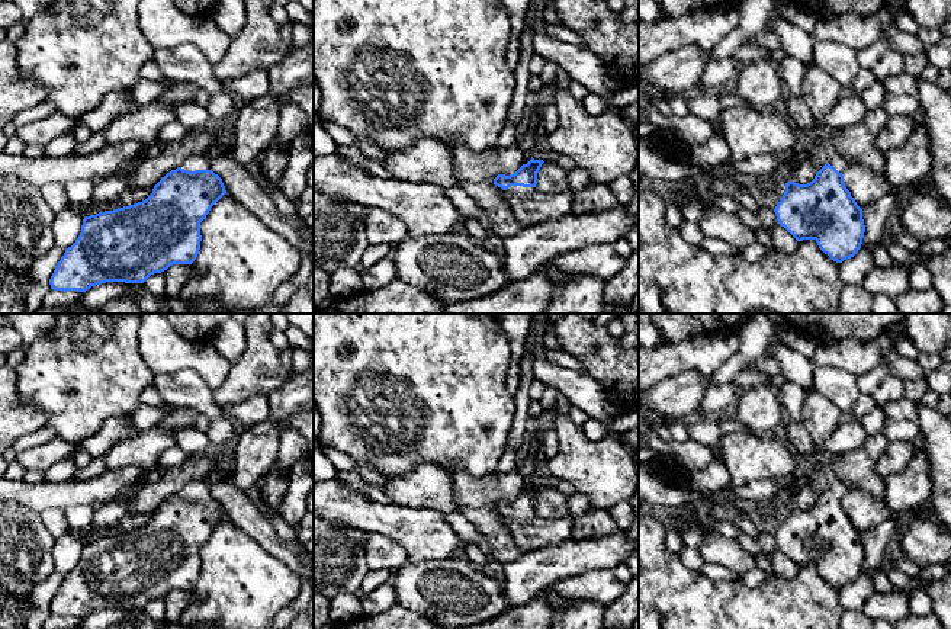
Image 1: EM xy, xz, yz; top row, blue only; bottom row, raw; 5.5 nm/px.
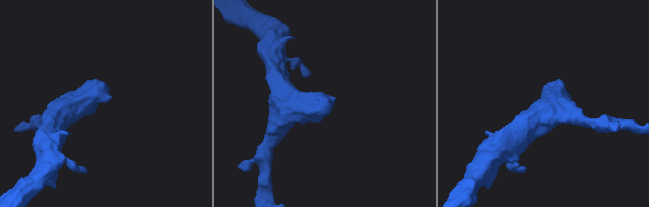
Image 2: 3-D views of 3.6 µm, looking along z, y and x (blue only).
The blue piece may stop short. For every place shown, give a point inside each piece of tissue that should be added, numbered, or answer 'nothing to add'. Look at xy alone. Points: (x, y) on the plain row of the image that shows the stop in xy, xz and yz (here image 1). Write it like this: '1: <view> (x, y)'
1: xy (199, 487)

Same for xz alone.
1: xz (514, 514)

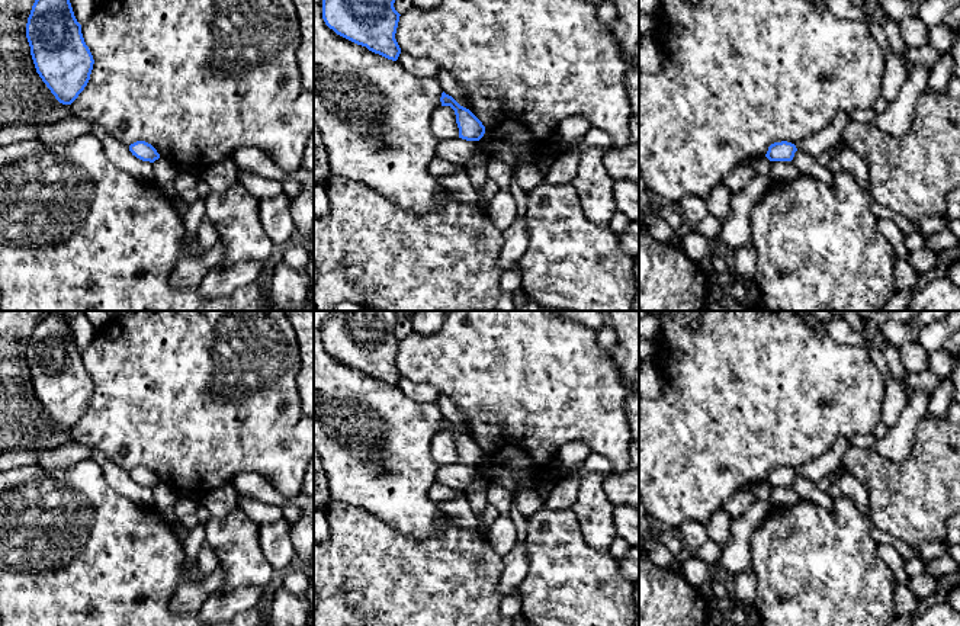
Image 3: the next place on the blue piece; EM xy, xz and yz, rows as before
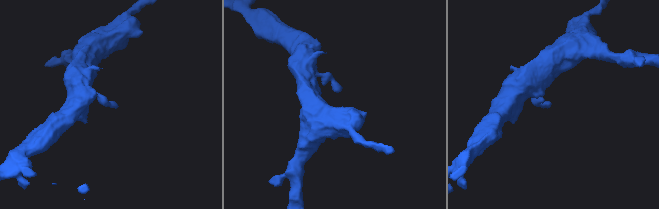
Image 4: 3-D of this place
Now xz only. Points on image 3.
nothing to add

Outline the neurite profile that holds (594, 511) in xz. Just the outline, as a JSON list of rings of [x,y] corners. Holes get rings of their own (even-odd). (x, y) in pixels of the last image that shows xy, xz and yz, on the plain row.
[[[590,472],[579,479],[572,511],[578,519],[585,542],[597,550],[609,550],[617,537],[613,523],[613,504],[604,492],[604,475]]]

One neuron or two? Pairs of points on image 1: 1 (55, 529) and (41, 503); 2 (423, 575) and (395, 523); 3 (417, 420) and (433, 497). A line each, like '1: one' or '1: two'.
1: two
2: two
3: two

